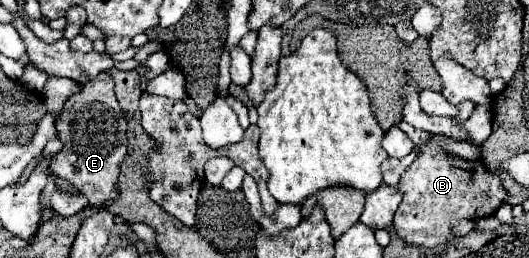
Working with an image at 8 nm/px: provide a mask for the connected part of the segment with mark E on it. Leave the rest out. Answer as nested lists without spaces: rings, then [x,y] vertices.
[[[100,73],[94,81],[82,87],[82,93],[72,95],[66,101],[64,111],[56,119],[56,129],[64,141],[64,149],[56,155],[52,173],[68,179],[94,207],[116,199],[118,167],[126,157],[126,125],[126,117],[114,99],[114,81],[106,73]]]

